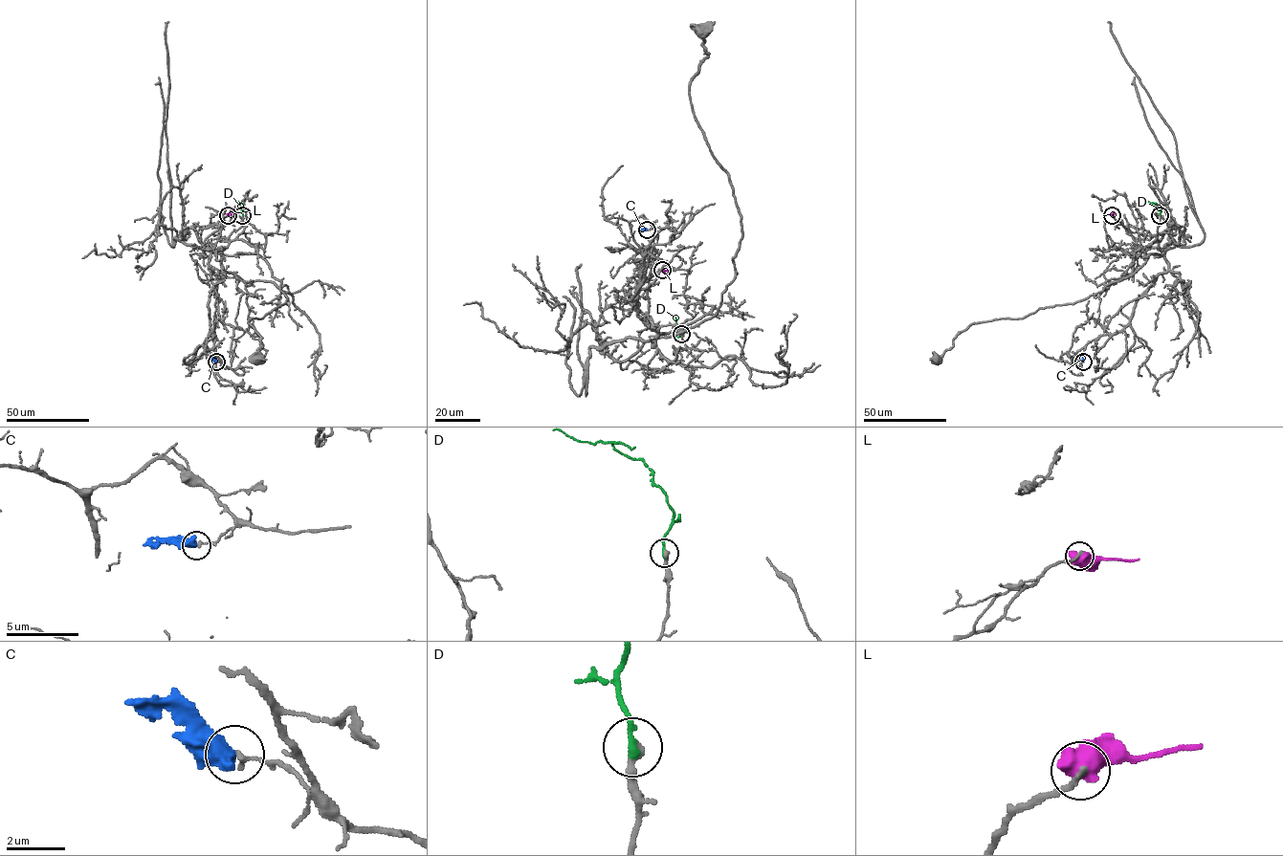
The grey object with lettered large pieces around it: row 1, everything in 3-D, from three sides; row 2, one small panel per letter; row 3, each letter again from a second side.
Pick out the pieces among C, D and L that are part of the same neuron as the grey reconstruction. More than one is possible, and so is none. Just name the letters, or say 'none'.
D

